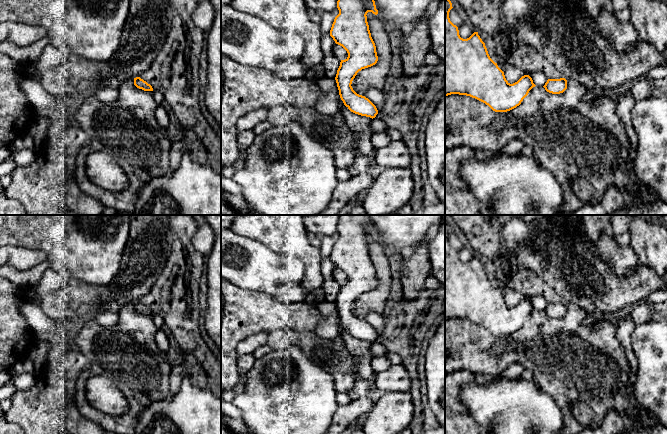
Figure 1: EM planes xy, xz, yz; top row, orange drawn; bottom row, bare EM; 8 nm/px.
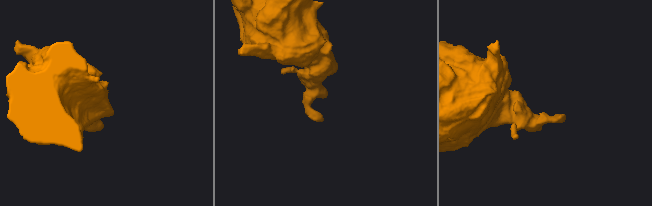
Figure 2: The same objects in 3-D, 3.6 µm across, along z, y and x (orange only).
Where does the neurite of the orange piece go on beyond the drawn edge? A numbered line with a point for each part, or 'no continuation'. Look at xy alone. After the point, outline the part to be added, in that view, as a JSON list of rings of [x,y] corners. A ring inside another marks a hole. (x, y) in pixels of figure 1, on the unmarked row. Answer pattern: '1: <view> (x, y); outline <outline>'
no continuation

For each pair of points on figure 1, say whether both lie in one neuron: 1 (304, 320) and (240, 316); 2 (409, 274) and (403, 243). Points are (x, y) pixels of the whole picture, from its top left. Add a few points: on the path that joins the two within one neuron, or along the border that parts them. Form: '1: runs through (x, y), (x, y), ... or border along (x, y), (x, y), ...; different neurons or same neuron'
1: runs through (288, 316), (256, 316); same neuron
2: border along (424, 240), (395, 262); different neurons

